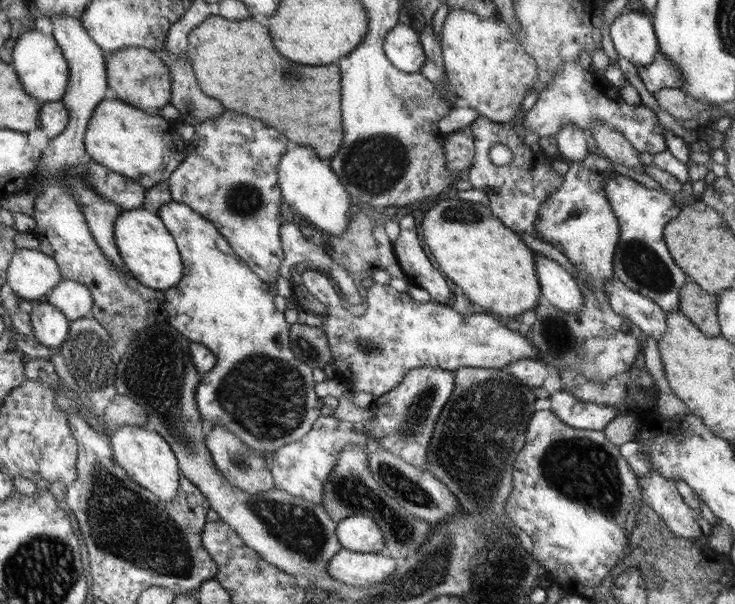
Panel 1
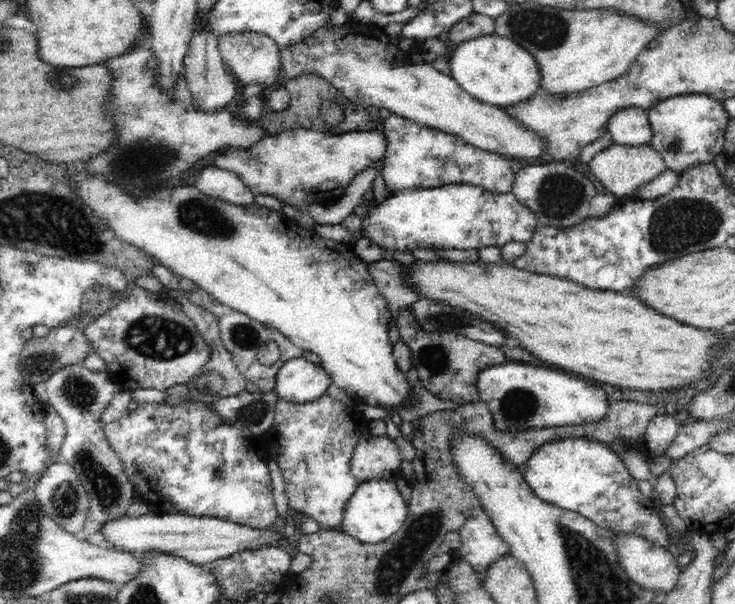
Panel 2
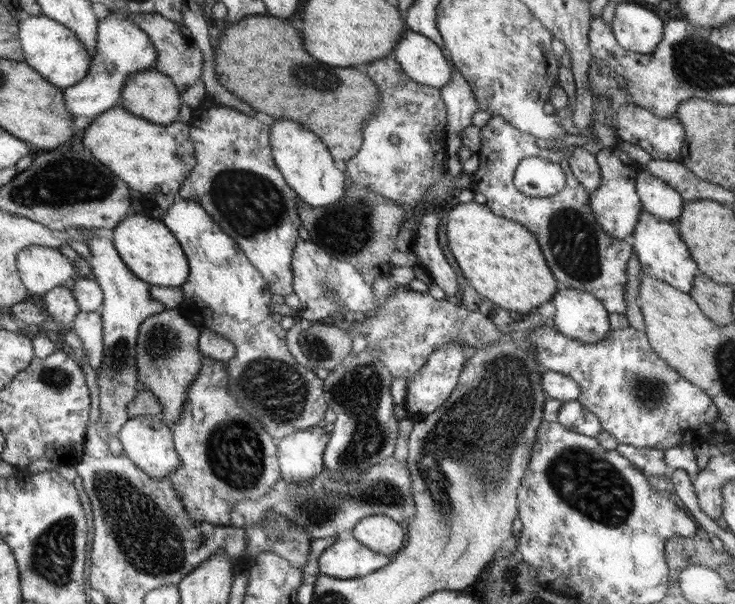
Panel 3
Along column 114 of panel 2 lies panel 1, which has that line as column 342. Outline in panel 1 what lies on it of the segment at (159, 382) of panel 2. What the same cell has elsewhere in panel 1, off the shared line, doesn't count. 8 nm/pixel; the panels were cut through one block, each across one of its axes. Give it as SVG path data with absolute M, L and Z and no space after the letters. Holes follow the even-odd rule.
M308 269L307 271L303 271L302 278L304 286L308 289L308 292L312 294L315 298L317 298L324 306L326 306L327 318L323 320L323 329L325 330L327 341L331 350L331 355L333 358L333 362L336 365L337 377L341 378L341 382L344 384L349 384L349 387L353 389L353 392L368 392L368 394L375 394L376 396L380 396L389 390L392 390L397 386L402 380L405 379L406 374L413 370L413 368L422 368L422 367L440 367L444 368L446 371L452 371L456 374L456 370L460 368L496 368L502 369L506 368L507 364L516 362L516 360L524 360L524 359L534 359L539 360L539 356L537 356L537 348L533 345L533 341L527 337L520 335L516 331L512 332L512 330L508 330L504 324L500 324L498 320L494 320L492 318L492 314L482 314L476 313L471 316L462 316L462 314L458 314L456 310L452 310L452 307L448 308L448 306L442 306L442 303L434 303L432 301L422 303L422 302L414 302L410 295L407 292L399 292L394 289L394 287L389 284L380 284L375 283L373 286L370 286L366 289L366 304L368 307L365 311L355 311L350 310L349 307L346 306L345 301L342 300L340 294L338 294L338 290L336 290L336 286L334 286L334 282L329 275L326 275L322 271L318 271L317 269Z

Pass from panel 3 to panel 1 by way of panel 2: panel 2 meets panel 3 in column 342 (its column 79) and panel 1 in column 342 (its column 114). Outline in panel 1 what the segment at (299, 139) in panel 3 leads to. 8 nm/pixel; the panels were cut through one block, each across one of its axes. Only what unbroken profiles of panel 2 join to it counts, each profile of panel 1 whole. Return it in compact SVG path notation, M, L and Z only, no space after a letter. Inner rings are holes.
M292 144L288 148L286 155L282 156L280 163L280 185L282 196L285 196L283 202L286 202L288 206L294 208L302 218L310 220L314 226L318 226L320 230L324 230L324 232L328 232L332 236L340 237L342 233L346 232L346 228L350 224L349 191L344 190L344 182L334 173L334 170L330 169L328 164L322 164L322 160L318 157L318 153L314 152L314 148L300 144L296 148L294 146L296 145Z

